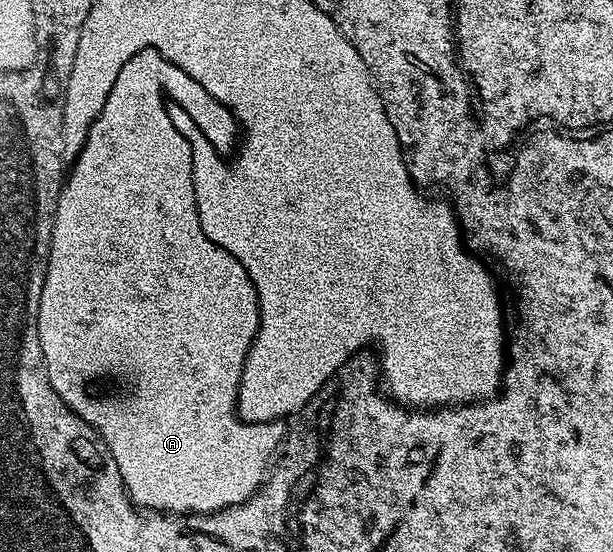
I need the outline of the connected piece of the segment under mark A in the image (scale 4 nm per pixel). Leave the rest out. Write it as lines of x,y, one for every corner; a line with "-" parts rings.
145,46
142,50
138,50
134,54
134,58
130,58
126,62
126,66
122,66
118,70
118,78
114,78
112,89
110,90
110,98
106,98
102,110
96,116
96,121
93,122
90,126
90,130
86,134
84,143
79,145
77,152
80,153
77,154
76,161
74,161
73,164
71,161
70,171
67,173
64,187
59,189
56,198
56,217
51,226
51,235
48,242
48,269
44,277
42,277
42,283
40,285
41,297
48,298
48,295
52,295
53,298
56,299
50,301
49,304
47,301
47,303
43,305
42,312
44,317
39,323
40,338
42,341
40,349
42,350
42,358
44,359
44,373
48,376
49,386
52,387
54,395
63,402
70,411
76,412
81,416
106,442
108,453
114,458
114,462
118,462
118,474
122,474
124,489
128,491
128,498
132,501
133,505
135,505
137,509
151,510
156,514
207,514
210,512
220,512
224,508
232,508
235,504
247,504
249,500
255,497
257,492
261,491
262,485
269,475
270,465
274,460
274,453
286,440
286,428
283,428
285,425
281,423
281,421
267,420
265,424
248,424
244,420
241,420
236,414
236,399
238,398
238,390
240,389
242,370
246,366
248,351
254,342
256,331
260,325
260,303
258,302
258,294
254,290
254,282
250,282
250,274
246,274
246,270
242,270
242,266
238,266
237,260
234,259
234,254
222,250
222,246
214,246
214,242
209,242
206,238
206,234
202,234
202,226
200,225
201,209
198,207
198,197
194,194
194,174
192,173
194,157
192,157
192,148
188,145
187,138
176,129
175,123
177,121
174,117
170,114
166,114
166,106
171,102
178,106
181,113
185,112
185,114
188,115
189,122
197,128
197,133
199,133
200,136
209,137
212,135
211,127
216,128
220,132
222,151
226,154
232,154
237,151
238,125
232,118
232,111
226,106
212,104
210,106
200,107
196,104
196,99
198,99
198,85
196,85
192,79
186,78
186,74
182,74
178,70
178,66
166,62
166,58
162,58
162,54
154,47

